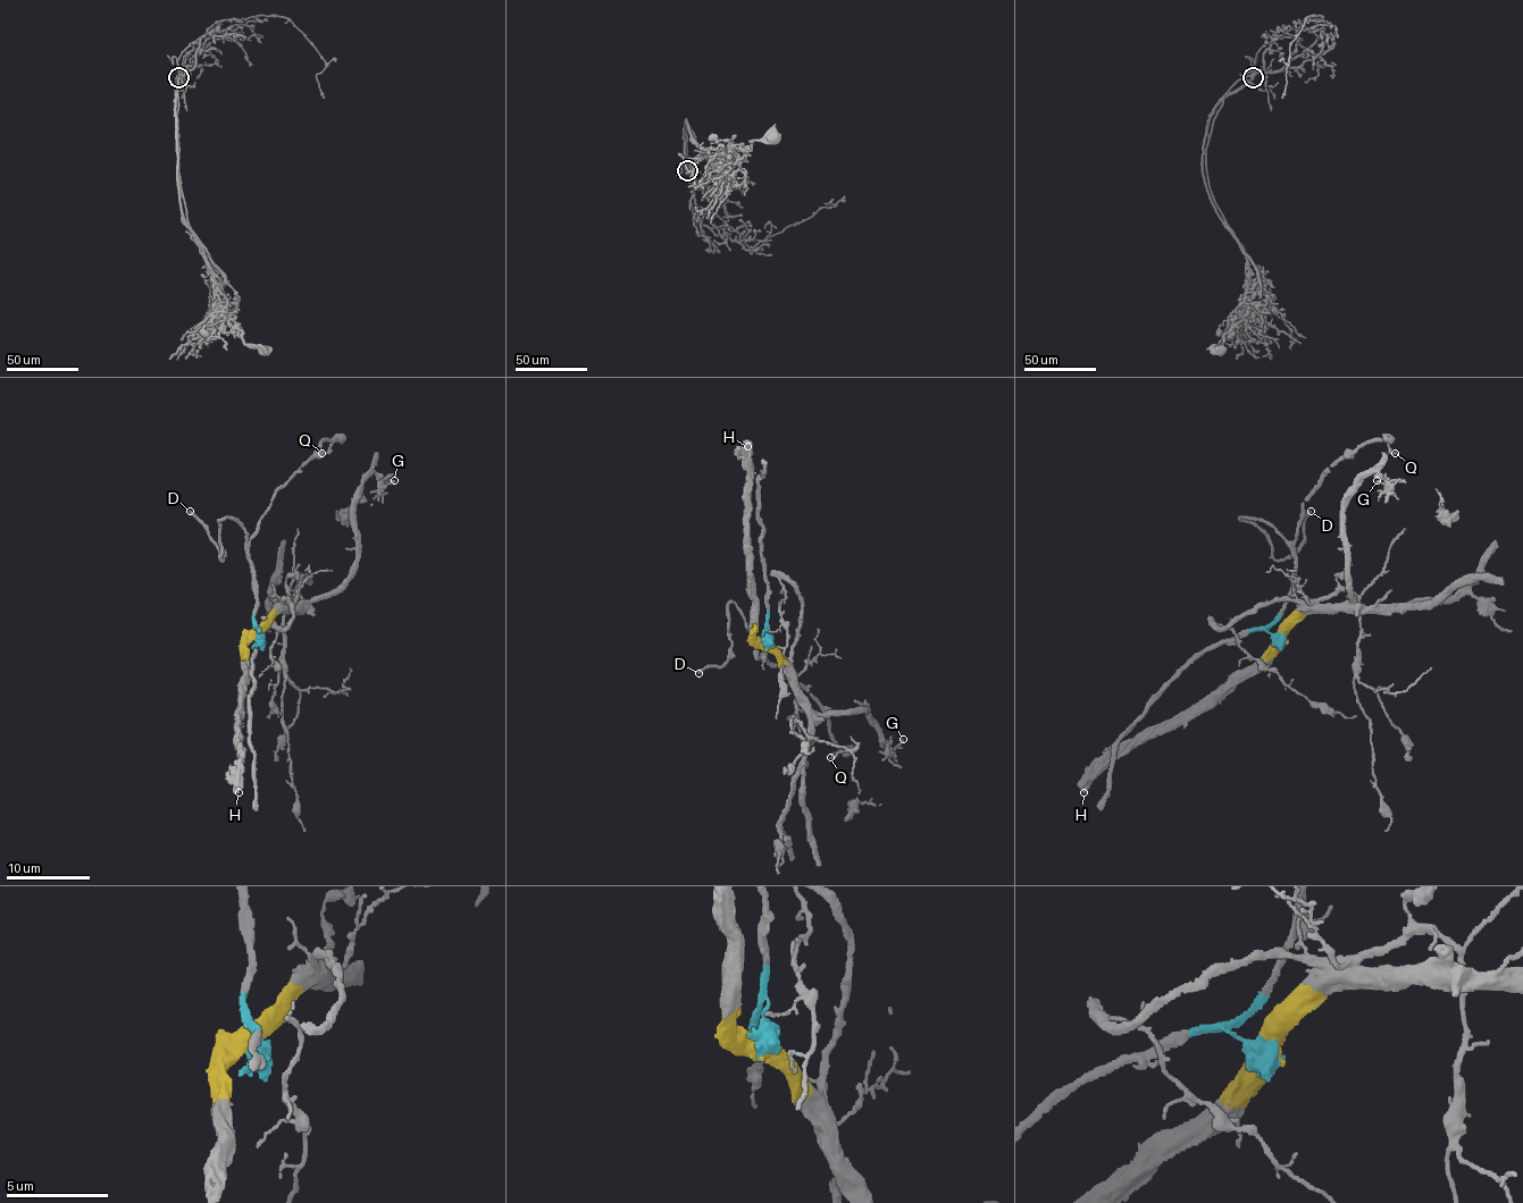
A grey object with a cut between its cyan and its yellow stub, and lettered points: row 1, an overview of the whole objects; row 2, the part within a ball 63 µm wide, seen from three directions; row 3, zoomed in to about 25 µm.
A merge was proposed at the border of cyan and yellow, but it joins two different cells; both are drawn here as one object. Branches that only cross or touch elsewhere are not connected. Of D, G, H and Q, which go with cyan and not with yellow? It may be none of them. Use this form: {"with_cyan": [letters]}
{"with_cyan": ["D", "Q"]}

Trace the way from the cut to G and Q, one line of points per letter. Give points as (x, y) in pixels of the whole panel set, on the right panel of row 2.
G: (1281, 634), (1306, 610), (1339, 610), (1352, 597), (1344, 497), (1374, 472), (1385, 485), (1377, 481)
Q: (1281, 634), (1269, 624), (1287, 602), (1308, 494), (1362, 446), (1377, 442), (1396, 452)

